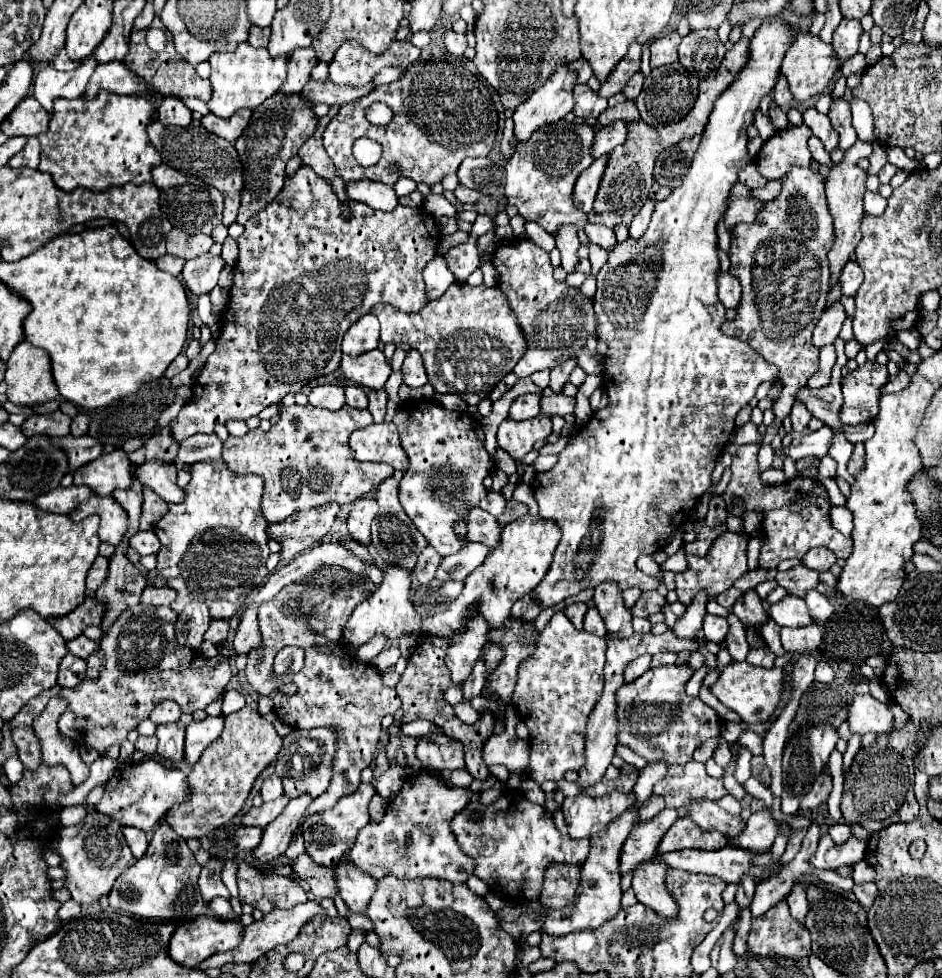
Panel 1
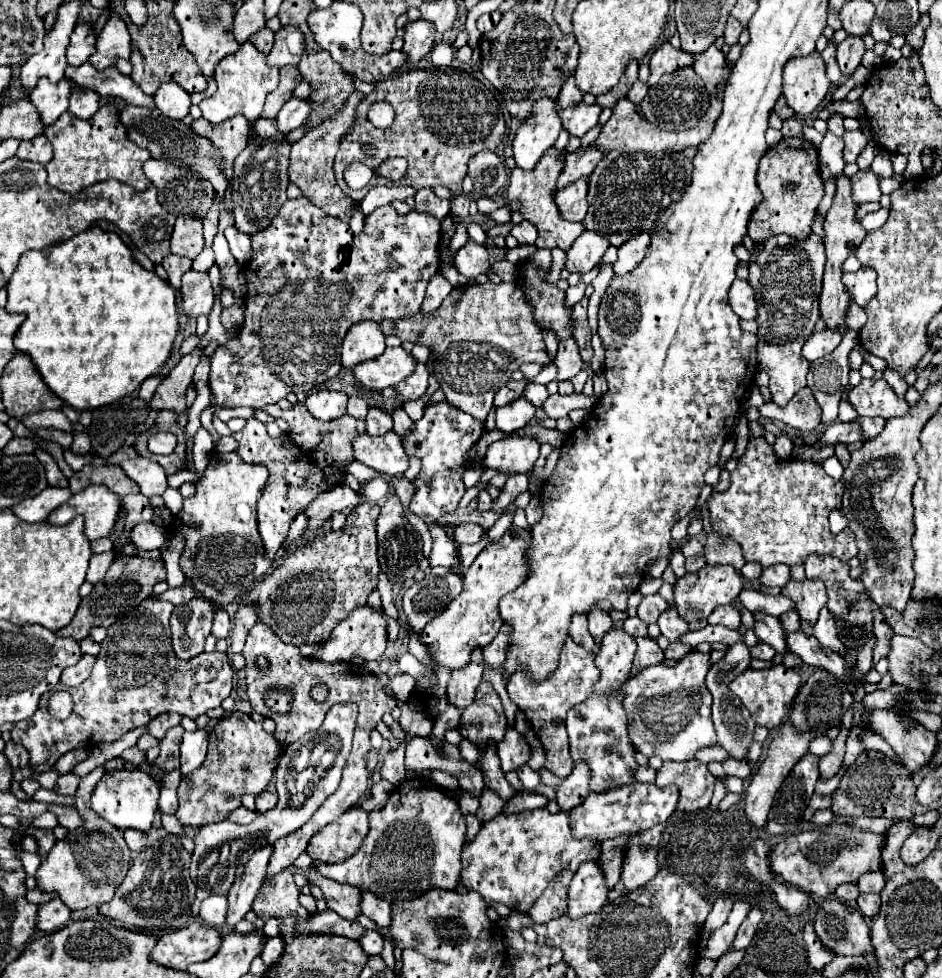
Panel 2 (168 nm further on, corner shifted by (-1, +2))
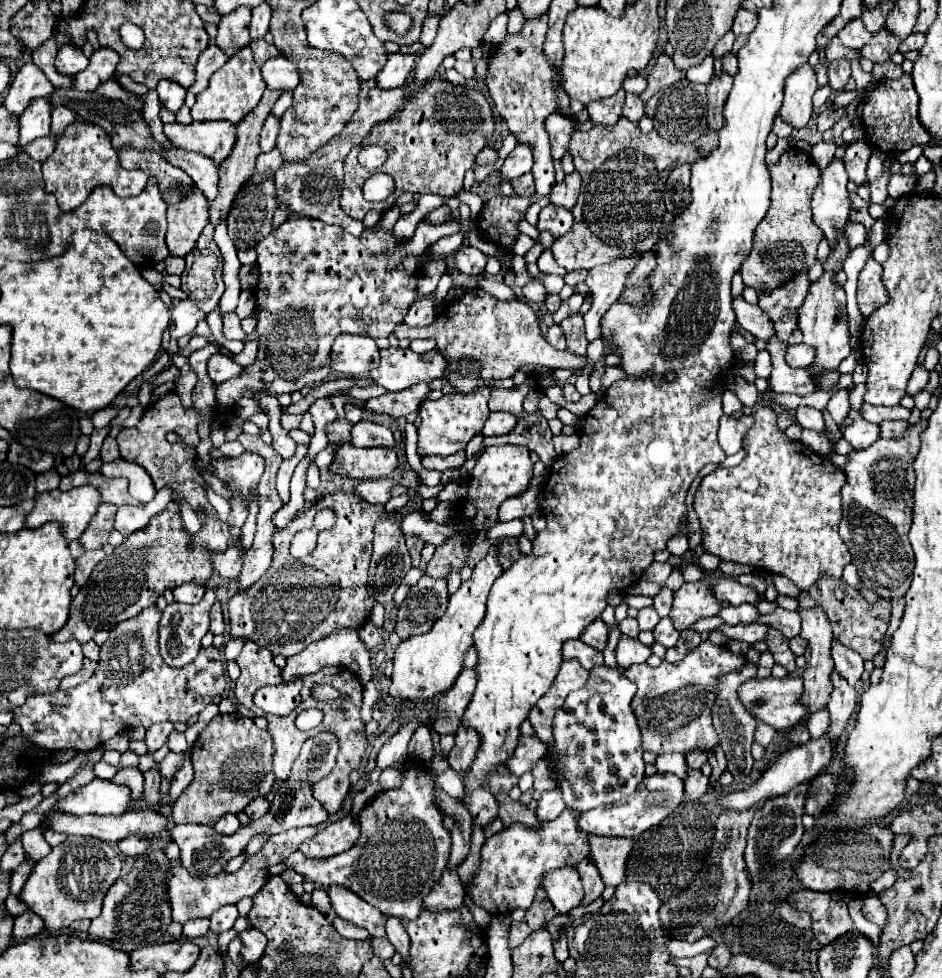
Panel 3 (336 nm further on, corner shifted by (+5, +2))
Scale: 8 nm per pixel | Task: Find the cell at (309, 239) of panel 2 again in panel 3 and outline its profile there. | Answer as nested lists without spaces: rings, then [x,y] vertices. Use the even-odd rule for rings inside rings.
[[[288,217],[280,227],[276,227],[270,237],[264,237],[254,249],[258,253],[258,261],[256,261],[256,267],[258,267],[258,284],[254,287],[254,295],[256,295],[256,319],[258,319],[258,325],[256,325],[256,333],[258,333],[258,353],[256,353],[256,361],[248,367],[242,369],[242,373],[238,377],[232,377],[228,381],[222,381],[220,385],[216,385],[215,399],[217,408],[227,407],[228,409],[234,408],[230,406],[236,405],[236,401],[242,397],[242,393],[246,389],[250,389],[254,395],[258,393],[258,389],[270,389],[270,393],[294,393],[294,391],[300,391],[300,389],[306,389],[306,387],[312,387],[312,385],[320,385],[324,381],[328,381],[332,369],[330,369],[330,349],[332,349],[332,341],[340,335],[340,333],[360,333],[360,335],[368,335],[372,339],[378,339],[378,337],[388,337],[394,327],[398,323],[404,321],[410,305],[414,303],[414,299],[418,297],[418,273],[420,273],[420,259],[426,255],[426,249],[438,241],[440,237],[446,237],[446,235],[452,235],[452,233],[458,233],[458,223],[454,221],[448,221],[448,223],[442,223],[442,225],[432,225],[428,219],[422,219],[412,235],[412,239],[408,241],[396,241],[394,233],[392,231],[384,231],[380,229],[380,221],[374,225],[374,227],[366,227],[364,233],[360,237],[352,237],[350,233],[346,233],[342,227],[338,225],[326,225],[324,221],[314,221],[312,217]]]

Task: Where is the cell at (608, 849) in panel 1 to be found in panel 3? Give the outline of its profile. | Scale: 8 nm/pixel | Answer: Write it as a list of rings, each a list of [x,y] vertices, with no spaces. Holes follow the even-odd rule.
[[[560,867],[556,871],[546,873],[542,887],[546,889],[554,909],[558,913],[568,913],[582,903],[584,887],[576,867]]]

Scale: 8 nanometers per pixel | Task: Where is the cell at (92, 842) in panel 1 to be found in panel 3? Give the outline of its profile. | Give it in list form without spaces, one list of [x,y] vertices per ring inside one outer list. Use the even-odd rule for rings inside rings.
[[[68,837],[34,865],[20,899],[44,919],[50,933],[62,931],[76,919],[94,919],[100,915],[102,899],[120,877],[120,867],[120,855],[108,843],[96,837]]]

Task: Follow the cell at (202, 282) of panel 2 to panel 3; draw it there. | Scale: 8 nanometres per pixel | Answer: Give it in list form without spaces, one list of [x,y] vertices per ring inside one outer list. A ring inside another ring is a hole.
[[[190,299],[178,301],[178,305],[172,307],[172,325],[170,325],[170,335],[174,339],[184,337],[186,333],[194,331],[196,323],[200,319],[206,319],[206,313],[202,313]]]

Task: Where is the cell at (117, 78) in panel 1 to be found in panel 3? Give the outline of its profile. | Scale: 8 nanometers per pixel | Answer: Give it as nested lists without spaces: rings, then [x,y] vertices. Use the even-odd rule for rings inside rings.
[[[64,105],[54,107],[54,111],[52,111],[52,135],[60,135],[62,129],[66,129],[74,121],[76,121],[74,109],[66,109]]]

